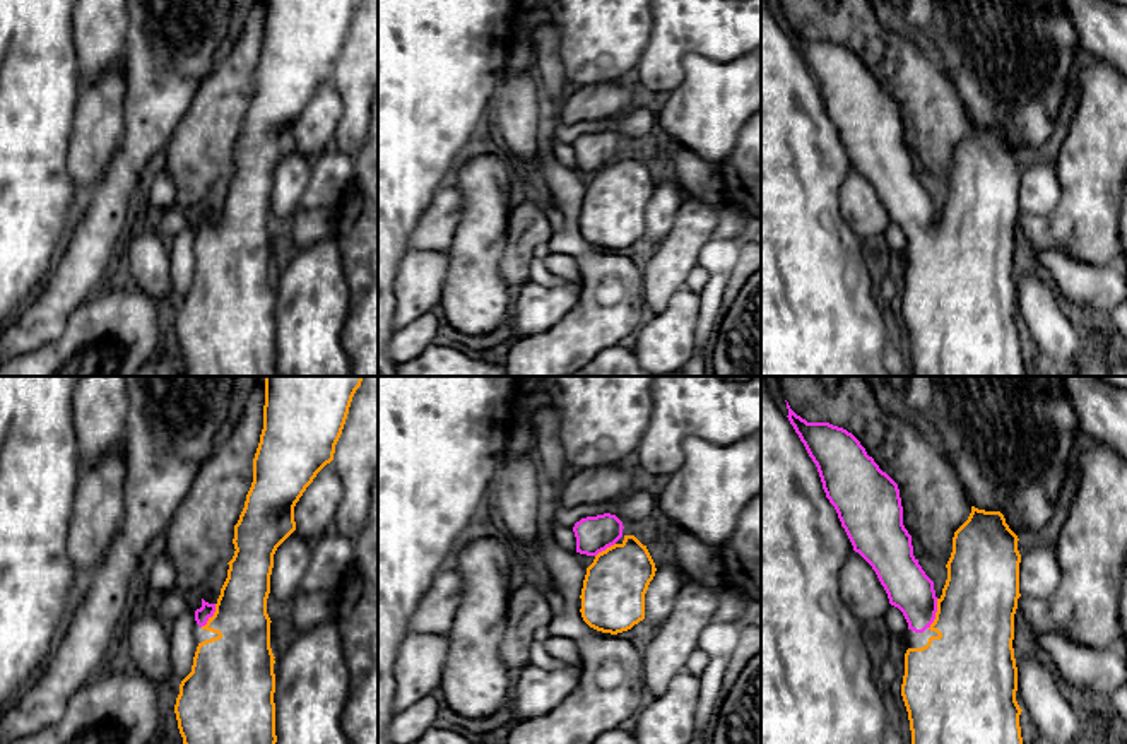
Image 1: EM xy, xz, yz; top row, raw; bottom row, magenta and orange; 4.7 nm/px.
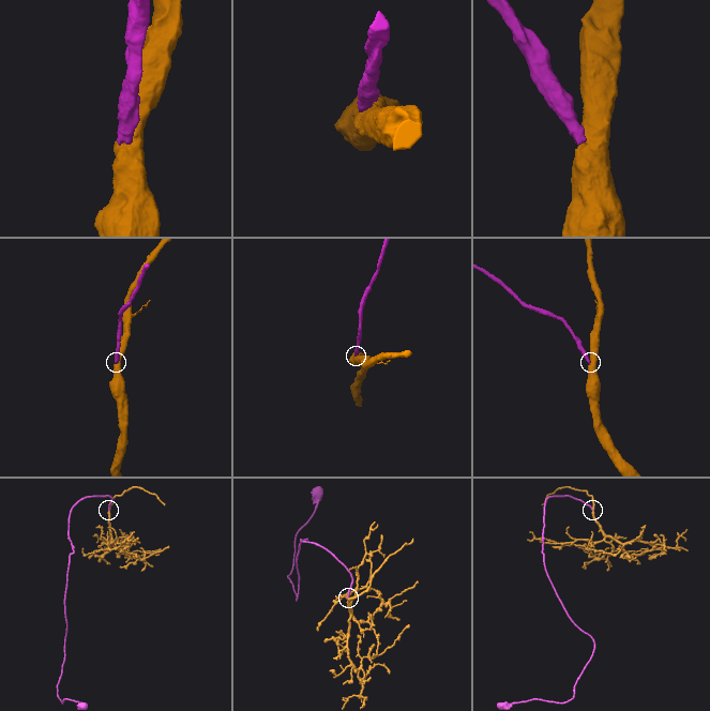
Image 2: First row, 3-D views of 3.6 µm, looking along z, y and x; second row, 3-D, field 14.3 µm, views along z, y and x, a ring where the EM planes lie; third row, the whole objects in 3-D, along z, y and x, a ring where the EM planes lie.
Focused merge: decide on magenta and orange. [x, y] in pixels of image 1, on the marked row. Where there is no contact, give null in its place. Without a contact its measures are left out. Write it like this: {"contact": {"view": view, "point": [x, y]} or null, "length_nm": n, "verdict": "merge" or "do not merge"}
{"contact": {"view": "yz", "point": [934, 614]}, "length_nm": 150, "verdict": "merge"}

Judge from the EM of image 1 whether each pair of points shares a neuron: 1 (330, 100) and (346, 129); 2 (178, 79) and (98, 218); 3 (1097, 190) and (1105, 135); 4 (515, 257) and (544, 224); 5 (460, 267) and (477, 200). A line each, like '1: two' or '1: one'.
1: two
2: one
3: one
4: one
5: one

